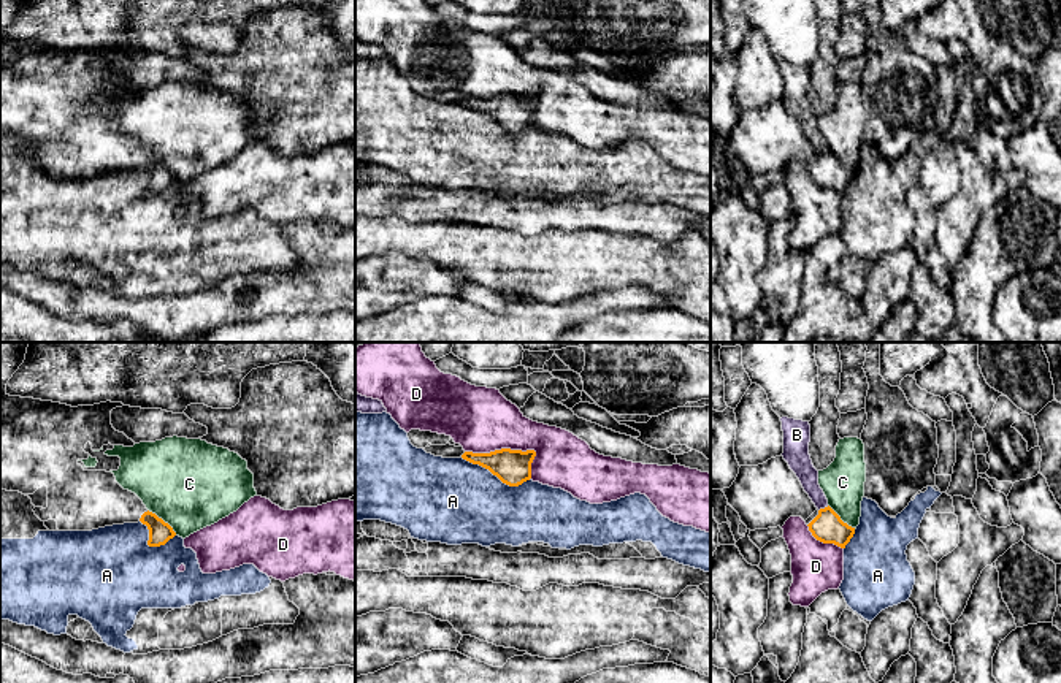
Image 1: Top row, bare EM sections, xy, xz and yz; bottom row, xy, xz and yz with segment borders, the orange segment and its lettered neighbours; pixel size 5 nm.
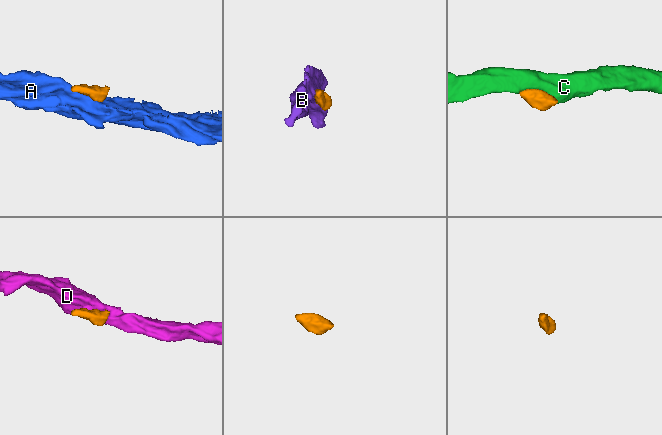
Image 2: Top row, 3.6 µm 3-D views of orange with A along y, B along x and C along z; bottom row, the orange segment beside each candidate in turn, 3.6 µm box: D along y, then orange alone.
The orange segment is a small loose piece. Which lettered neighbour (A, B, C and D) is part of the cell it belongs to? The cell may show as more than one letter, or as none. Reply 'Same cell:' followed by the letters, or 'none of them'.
Same cell: none of them

